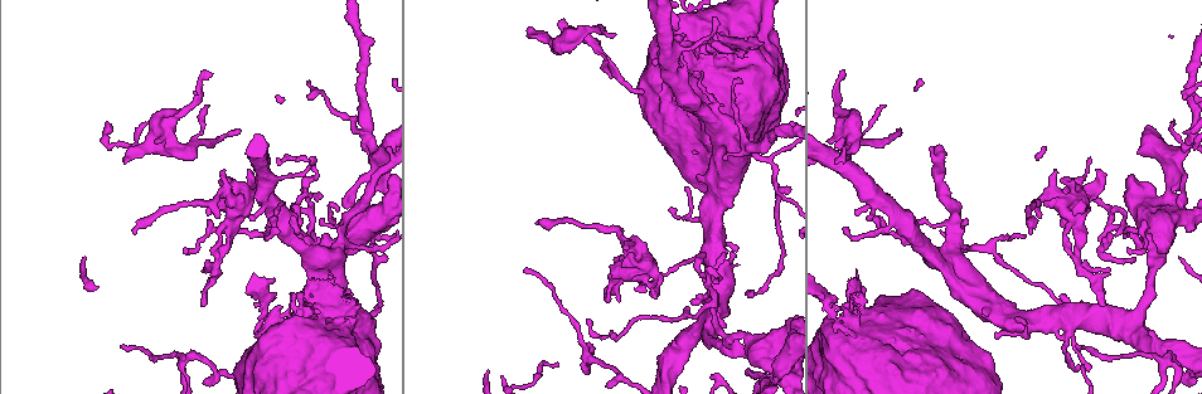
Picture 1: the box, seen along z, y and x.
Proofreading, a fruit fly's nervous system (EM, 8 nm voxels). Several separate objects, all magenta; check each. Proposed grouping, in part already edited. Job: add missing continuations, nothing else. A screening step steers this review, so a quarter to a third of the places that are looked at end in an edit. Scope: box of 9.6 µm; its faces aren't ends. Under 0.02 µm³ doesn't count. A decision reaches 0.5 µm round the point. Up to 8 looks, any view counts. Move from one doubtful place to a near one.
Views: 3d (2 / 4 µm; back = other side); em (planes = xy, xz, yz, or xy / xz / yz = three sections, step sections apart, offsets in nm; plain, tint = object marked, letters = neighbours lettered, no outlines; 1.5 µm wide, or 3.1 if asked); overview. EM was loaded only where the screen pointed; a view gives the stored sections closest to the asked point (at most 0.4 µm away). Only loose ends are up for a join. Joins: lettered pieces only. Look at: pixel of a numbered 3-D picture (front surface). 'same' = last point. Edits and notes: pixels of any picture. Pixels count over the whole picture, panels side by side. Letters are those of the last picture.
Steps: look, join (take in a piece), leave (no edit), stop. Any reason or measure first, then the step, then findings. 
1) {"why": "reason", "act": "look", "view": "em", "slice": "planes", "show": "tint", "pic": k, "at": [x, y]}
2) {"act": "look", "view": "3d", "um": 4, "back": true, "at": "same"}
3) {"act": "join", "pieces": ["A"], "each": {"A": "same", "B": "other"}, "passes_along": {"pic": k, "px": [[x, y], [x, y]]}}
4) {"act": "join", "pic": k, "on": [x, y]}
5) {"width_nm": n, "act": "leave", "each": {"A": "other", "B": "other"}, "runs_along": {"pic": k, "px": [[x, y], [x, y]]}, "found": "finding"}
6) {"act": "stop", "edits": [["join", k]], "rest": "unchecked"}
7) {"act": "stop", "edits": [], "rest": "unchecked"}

{"why": "tapers out", "act": "look", "view": "3d", "um": 2, "pic": 1, "at": [834, 163]}

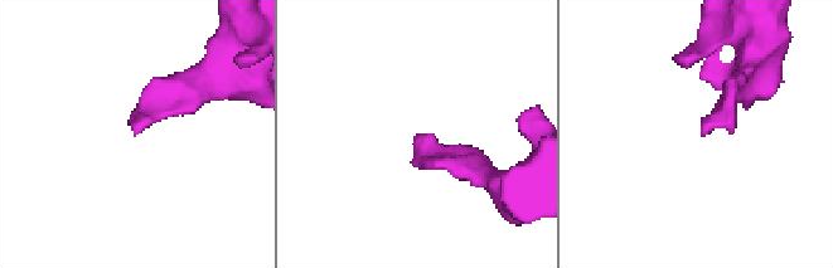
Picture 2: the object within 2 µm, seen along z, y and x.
{"act": "look", "view": "em", "slice": "planes", "show": "letters", "pic": 2, "at": [136, 131]}

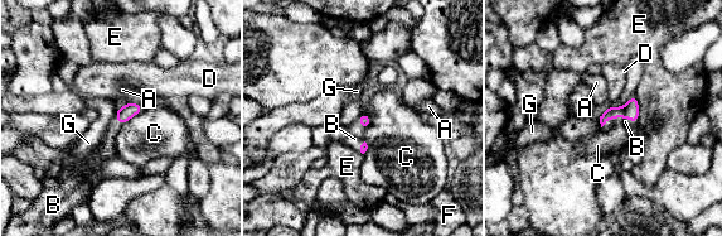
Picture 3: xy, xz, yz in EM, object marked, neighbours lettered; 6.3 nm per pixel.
{"act": "join", "pieces": ["B"], "each": {"A": "other", "B": "same", "C": "other", "D": "other", "E": "other", "F": "other", "G": "other"}, "passes_along": {"pic": 3, "px": [[630, 110], [618, 116], [625, 121]]}, "found": "the neuron continues"}

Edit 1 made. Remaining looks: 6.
{"why": "see it whole again", "act": "look", "view": "overview"}

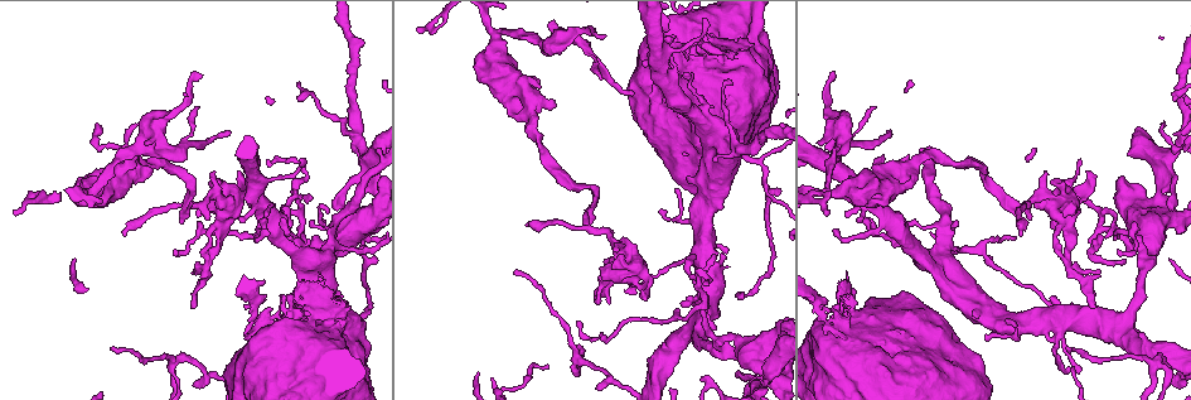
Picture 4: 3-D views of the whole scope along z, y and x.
{"why": "thick end", "act": "look", "view": "3d", "um": 4, "pic": 4, "at": [153, 172]}

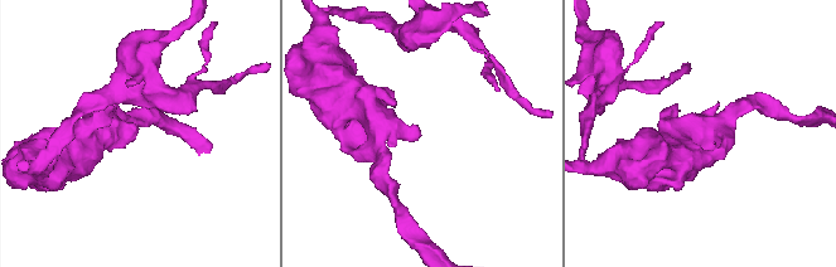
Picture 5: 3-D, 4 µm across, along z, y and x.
{"why": "now the EM", "act": "look", "view": "em", "slice": "planes", "show": "plain", "pic": 5, "at": [135, 135]}

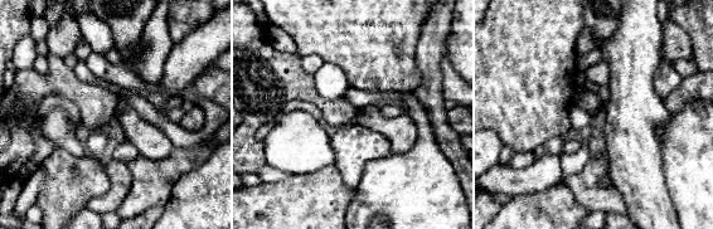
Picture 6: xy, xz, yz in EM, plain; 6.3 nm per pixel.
{"why": "what lies round it", "act": "look", "view": "em", "slice": "planes", "show": "letters", "at": "same"}

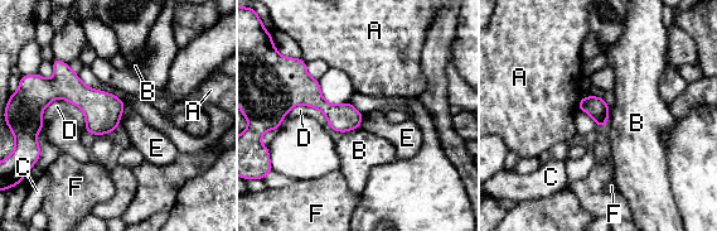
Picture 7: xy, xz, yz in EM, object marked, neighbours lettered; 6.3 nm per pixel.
{"act": "leave", "each": {"A": "other", "B": "other", "C": "other", "D": "other", "E": "other", "F": "other"}, "found": "none of them fits"}

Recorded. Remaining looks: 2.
{"why": "branch stops here", "act": "look", "view": "3d", "um": 2, "pic": 4, "at": [601, 77]}

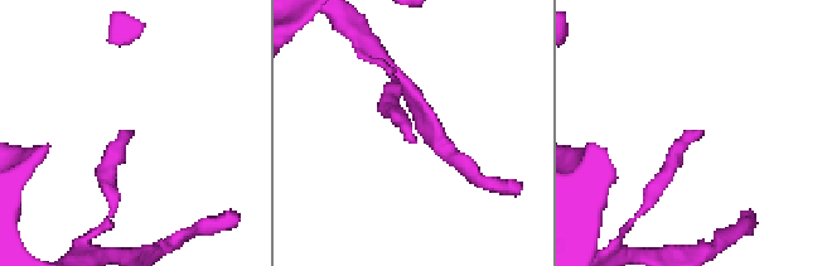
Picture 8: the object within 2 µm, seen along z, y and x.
{"why": "need the tissue", "act": "look", "view": "em", "slice": "planes", "show": "letters", "pic": 8, "at": [700, 130]}

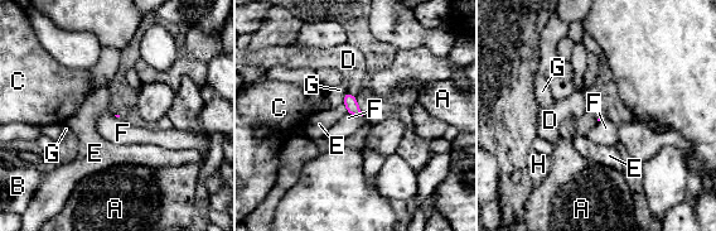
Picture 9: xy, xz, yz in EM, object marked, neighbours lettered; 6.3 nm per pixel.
{"act": "leave", "each": {"A": "other", "B": "other", "C": "other", "D": "other", "E": "other", "F": "other", "G": "other", "H": "other"}, "border": {"pic": 9, "px": [[348, 112], [362, 116]]}, "found": "no lettered piece goes on from it"}

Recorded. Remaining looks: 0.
{"act": "stop", "edits": [["join", 3]], "rest": "unchecked"}

